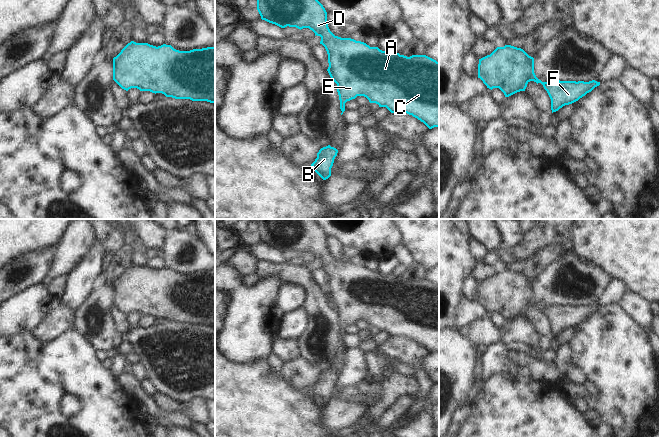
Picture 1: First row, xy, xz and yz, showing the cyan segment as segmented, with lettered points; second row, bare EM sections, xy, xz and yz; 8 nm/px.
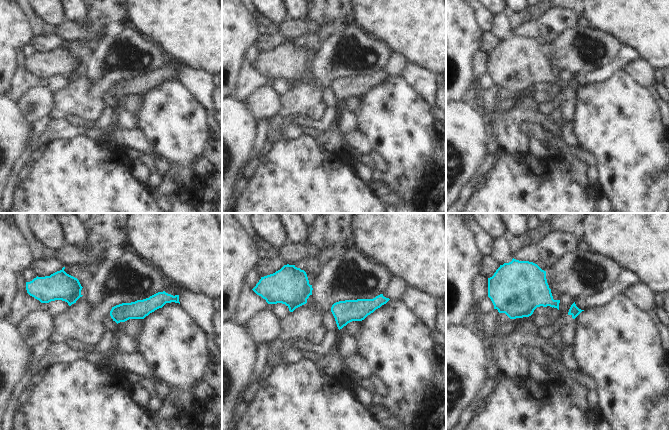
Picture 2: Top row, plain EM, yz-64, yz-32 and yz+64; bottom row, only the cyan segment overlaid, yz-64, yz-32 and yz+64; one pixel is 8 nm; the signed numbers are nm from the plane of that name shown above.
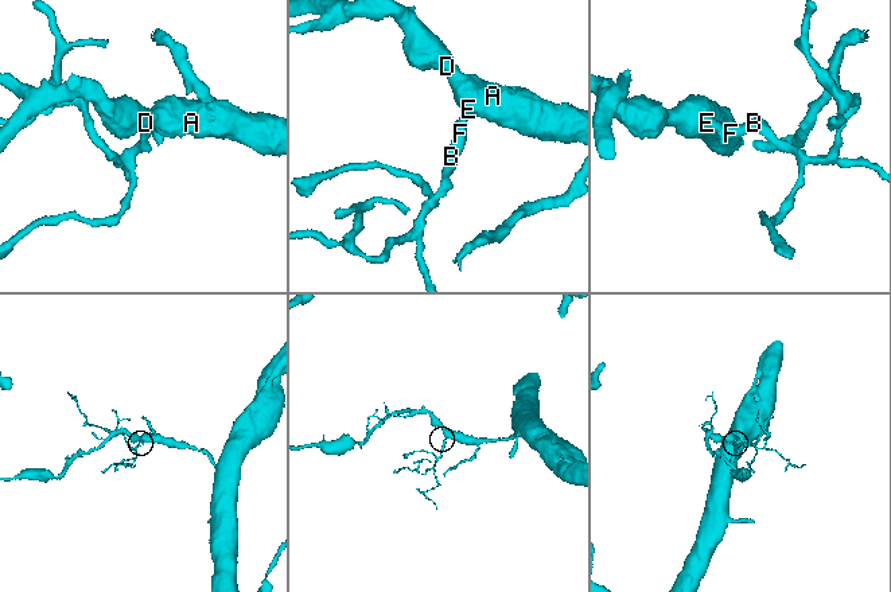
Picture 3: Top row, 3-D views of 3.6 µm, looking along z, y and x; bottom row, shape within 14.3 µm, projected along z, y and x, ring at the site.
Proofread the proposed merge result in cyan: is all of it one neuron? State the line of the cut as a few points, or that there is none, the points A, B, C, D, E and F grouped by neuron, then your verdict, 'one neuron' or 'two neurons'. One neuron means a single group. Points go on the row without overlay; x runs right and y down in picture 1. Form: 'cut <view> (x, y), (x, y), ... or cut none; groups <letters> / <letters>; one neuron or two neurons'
cut none; groups A B C D E F; one neuron

